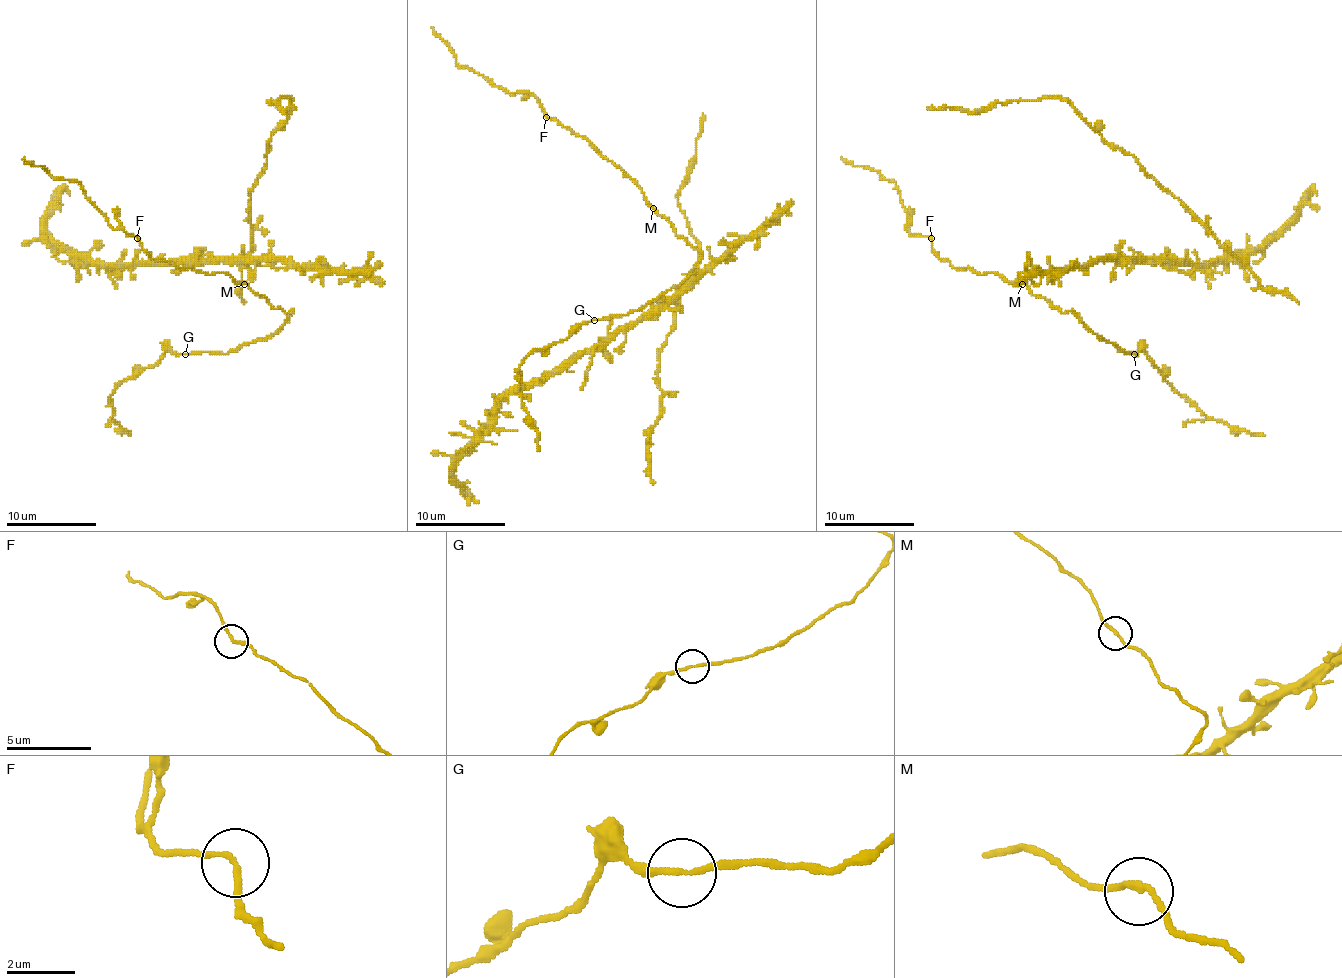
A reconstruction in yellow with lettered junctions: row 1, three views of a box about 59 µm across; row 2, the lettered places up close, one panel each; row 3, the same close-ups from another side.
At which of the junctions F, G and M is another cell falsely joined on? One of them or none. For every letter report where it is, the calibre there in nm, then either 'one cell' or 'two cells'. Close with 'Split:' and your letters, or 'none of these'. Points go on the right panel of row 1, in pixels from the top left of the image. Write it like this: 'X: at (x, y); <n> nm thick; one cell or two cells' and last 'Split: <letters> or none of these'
F: at (931, 238); 170 nm thick; one cell
G: at (1134, 354); 160 nm thick; one cell
M: at (1022, 284); 170 nm thick; one cell
Split: none of these

